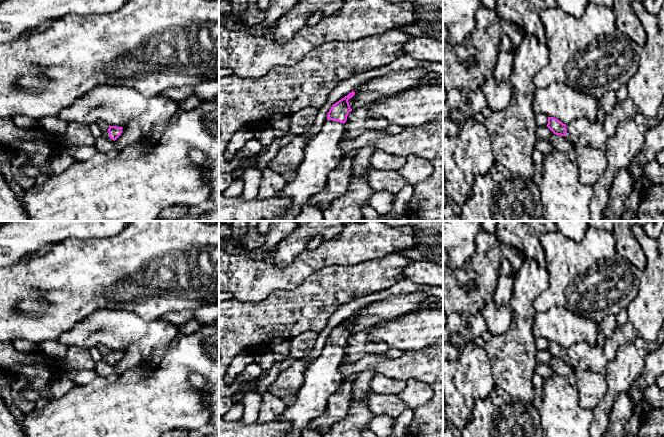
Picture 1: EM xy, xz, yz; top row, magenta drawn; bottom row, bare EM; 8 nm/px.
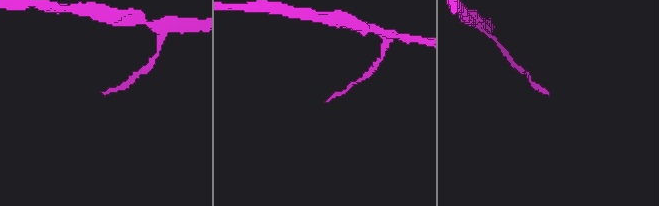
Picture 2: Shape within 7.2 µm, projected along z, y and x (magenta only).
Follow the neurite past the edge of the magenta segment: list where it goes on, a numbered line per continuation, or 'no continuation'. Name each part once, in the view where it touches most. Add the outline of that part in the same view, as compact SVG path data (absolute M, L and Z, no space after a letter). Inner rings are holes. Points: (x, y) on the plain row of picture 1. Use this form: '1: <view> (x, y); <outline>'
1: xz (322, 378); M327 343L320 356L310 362L294 402L285 407L277 419L291 423L291 431L286 437L299 437L298 434L315 418L323 416L329 397L343 381L344 376L339 372L343 357L343 347Z

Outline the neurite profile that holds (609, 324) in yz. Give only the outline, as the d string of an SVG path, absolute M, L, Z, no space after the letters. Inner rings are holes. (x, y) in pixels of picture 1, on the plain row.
M608 315L598 325L605 339L610 337L618 326L616 315Z

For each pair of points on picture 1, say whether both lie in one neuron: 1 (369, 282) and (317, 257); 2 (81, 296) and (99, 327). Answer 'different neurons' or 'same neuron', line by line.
1: different neurons
2: different neurons

